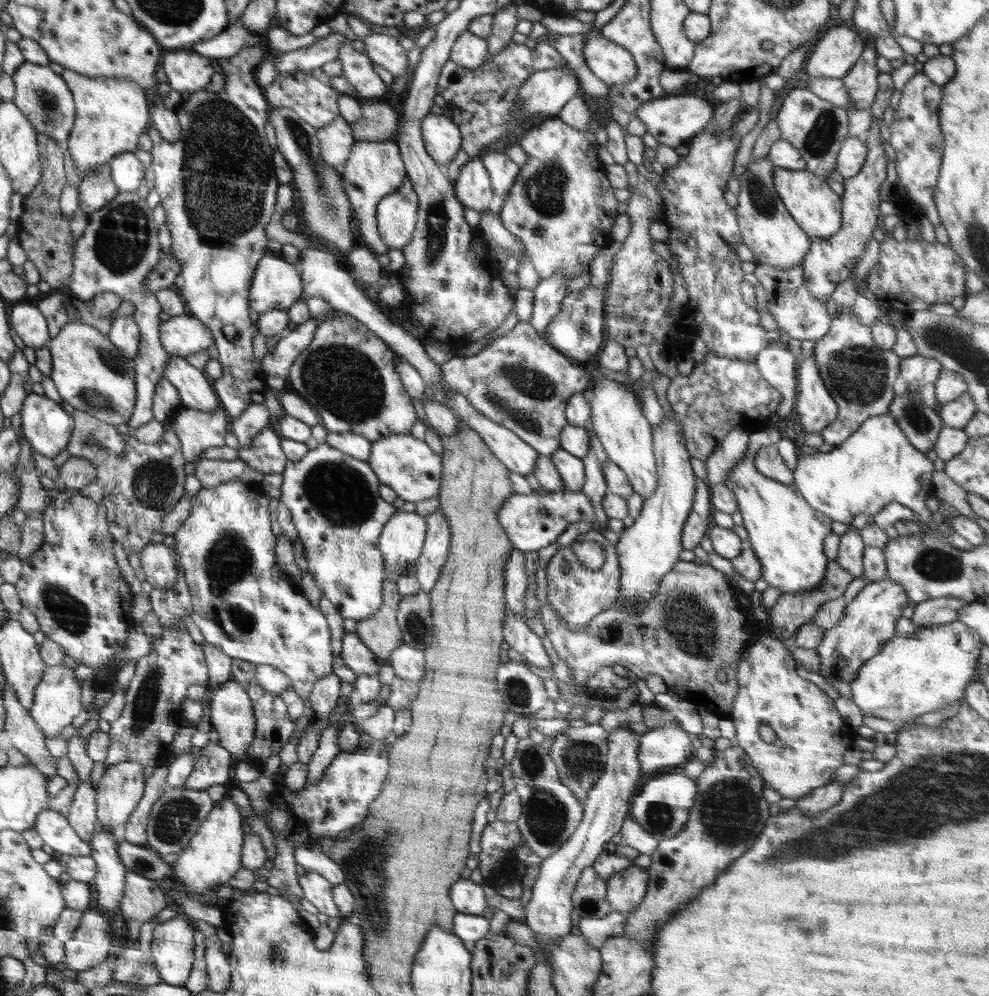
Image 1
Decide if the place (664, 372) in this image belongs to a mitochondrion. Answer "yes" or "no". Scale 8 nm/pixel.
no

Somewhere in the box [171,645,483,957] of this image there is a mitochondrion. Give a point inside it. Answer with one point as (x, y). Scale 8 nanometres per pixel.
(366, 864)

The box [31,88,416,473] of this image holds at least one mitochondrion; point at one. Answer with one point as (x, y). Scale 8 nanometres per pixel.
(226, 169)

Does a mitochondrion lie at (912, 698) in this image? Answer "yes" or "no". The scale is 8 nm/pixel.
no

